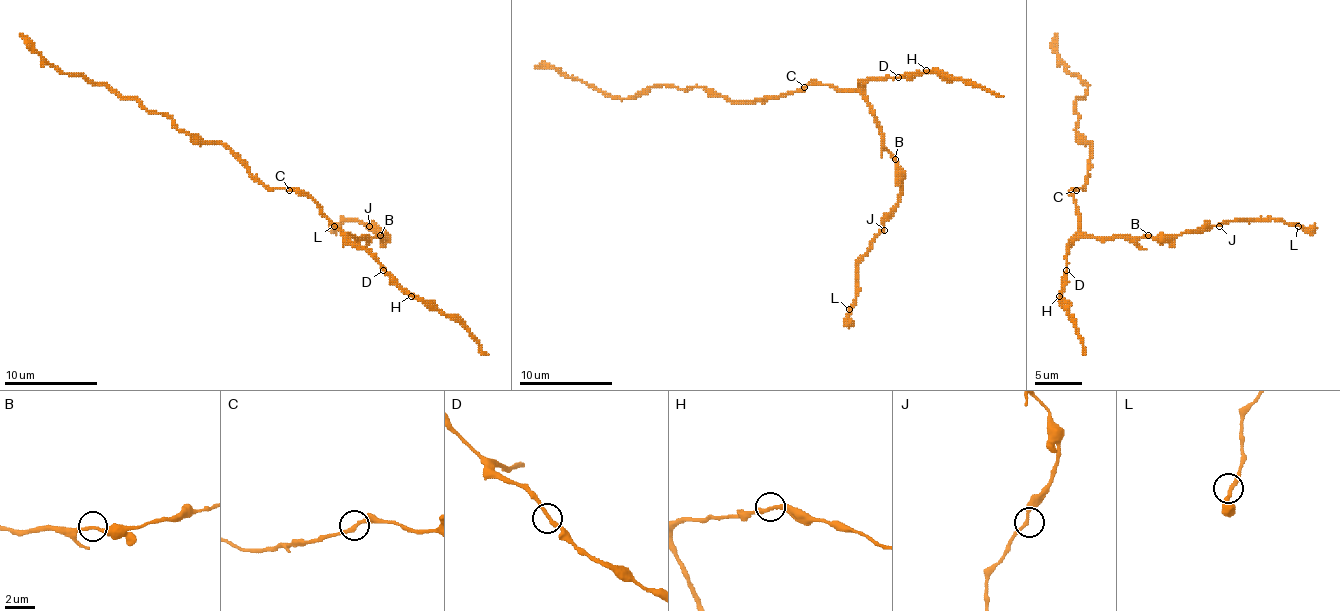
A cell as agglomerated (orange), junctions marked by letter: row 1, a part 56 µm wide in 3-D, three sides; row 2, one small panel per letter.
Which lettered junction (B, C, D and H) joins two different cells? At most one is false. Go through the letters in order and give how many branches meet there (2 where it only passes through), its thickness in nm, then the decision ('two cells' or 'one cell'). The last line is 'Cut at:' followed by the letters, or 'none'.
B: branches 2; calibre 200 nm; one cell
C: branches 2; calibre 240 nm; one cell
D: branches 2; calibre 220 nm; one cell
H: branches 2; calibre 240 nm; one cell
Cut at: none

